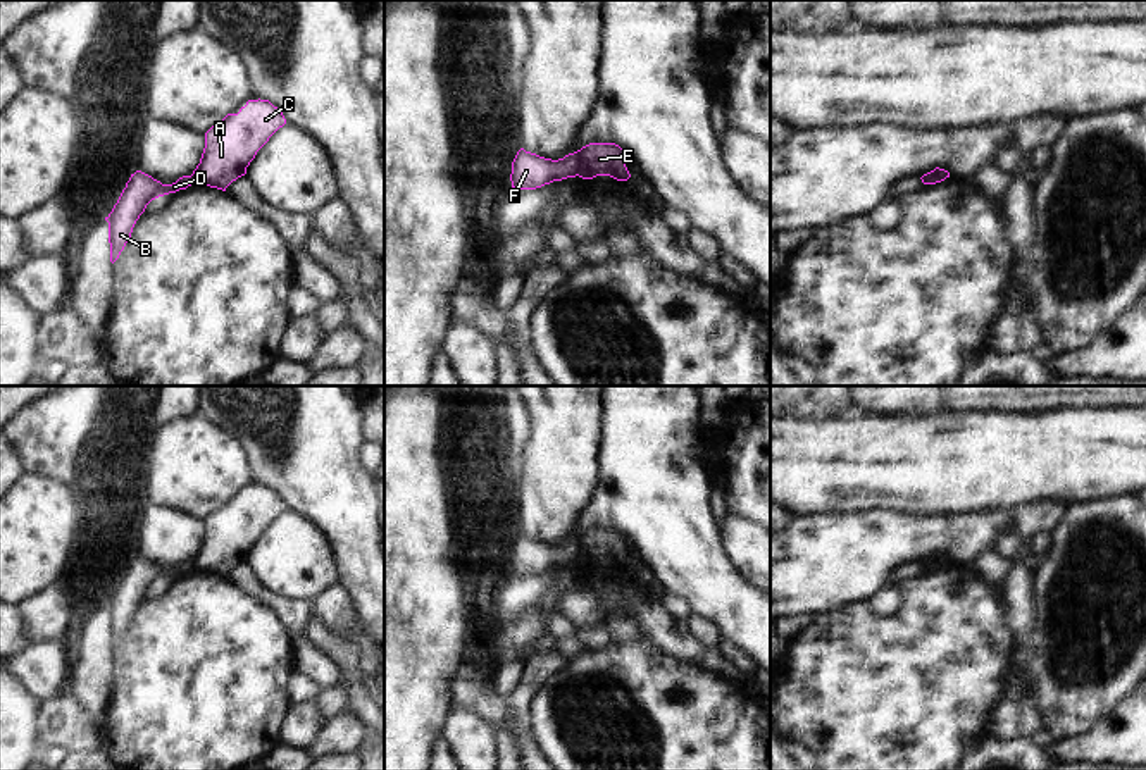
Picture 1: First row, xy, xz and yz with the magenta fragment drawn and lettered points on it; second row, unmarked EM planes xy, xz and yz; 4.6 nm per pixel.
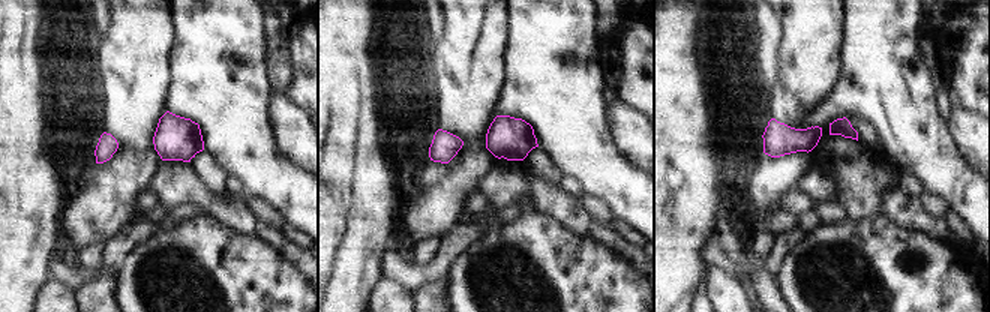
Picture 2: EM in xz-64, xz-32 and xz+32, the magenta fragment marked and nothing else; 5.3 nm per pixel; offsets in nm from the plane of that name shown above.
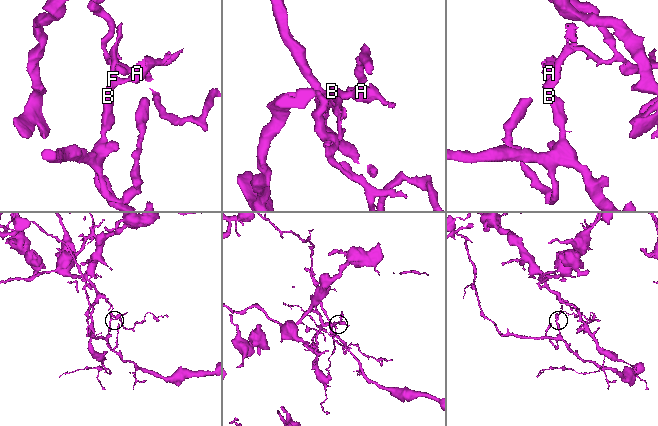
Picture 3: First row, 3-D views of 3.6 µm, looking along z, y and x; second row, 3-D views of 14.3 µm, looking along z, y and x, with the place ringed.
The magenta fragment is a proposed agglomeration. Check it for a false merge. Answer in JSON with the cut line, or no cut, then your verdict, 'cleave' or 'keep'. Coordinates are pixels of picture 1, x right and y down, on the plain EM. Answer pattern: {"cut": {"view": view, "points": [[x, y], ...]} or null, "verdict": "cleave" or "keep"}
{"cut": {"view": "xz", "points": [[576, 538], [579, 545], [578, 560]]}, "verdict": "cleave"}

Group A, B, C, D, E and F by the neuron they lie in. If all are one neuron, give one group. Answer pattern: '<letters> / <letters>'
A C E / B D F

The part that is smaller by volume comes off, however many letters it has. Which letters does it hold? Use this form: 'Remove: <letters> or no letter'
Remove: A, C, E

